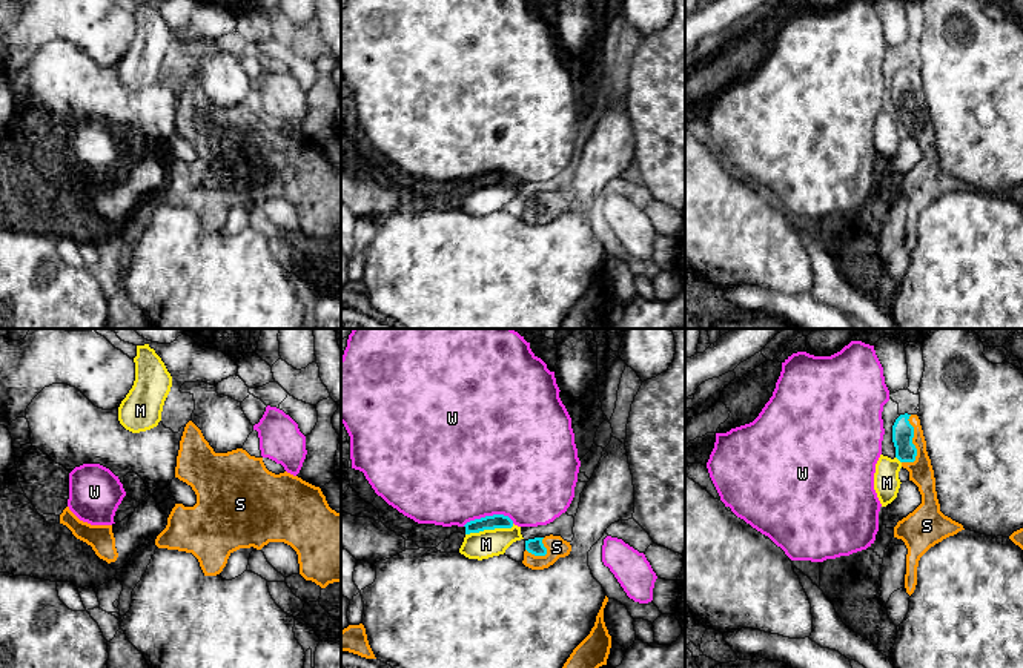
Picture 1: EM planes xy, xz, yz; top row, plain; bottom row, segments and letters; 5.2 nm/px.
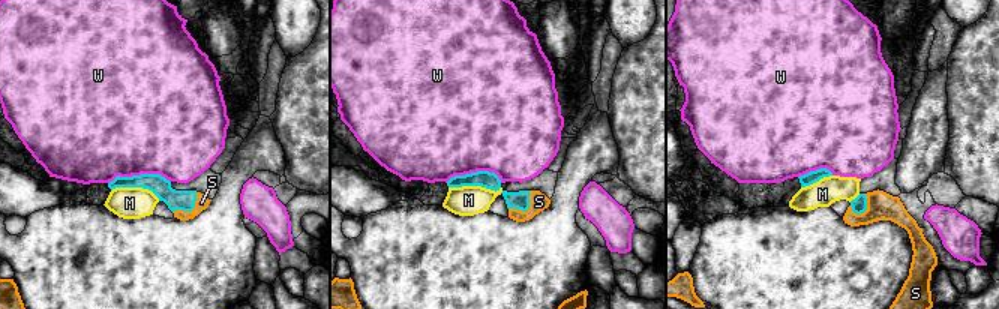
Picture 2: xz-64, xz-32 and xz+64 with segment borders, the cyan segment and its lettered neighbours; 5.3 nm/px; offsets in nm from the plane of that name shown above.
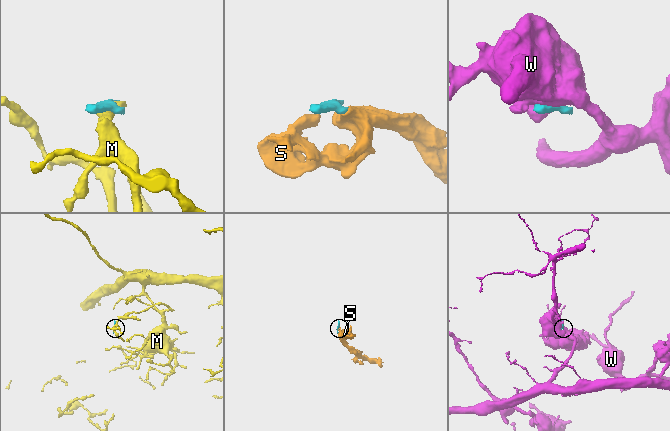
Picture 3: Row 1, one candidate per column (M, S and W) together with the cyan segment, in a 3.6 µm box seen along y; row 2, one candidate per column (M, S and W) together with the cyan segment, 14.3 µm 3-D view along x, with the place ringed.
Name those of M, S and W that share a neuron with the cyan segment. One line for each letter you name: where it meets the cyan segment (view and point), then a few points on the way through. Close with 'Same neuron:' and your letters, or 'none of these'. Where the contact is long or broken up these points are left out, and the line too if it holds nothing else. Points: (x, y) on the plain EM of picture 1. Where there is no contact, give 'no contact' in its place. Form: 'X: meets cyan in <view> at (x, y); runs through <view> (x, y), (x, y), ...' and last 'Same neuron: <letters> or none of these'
S: meets cyan in yz at (913, 100); runs through yz (902, 86), (913, 100), (920, 128)
Same neuron: S

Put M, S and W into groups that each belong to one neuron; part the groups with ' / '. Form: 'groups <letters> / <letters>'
groups M / S / W

